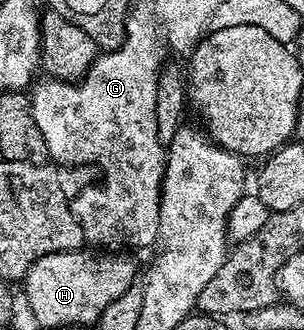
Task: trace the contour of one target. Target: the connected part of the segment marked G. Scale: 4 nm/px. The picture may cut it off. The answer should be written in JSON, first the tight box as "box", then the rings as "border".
{"box":[29,17,164,249],"border":[[[144,17],[127,20],[126,23],[126,40],[118,46],[117,49],[102,51],[95,56],[85,76],[77,83],[73,81],[45,79],[38,86],[33,86],[34,93],[29,94],[32,115],[36,119],[36,127],[44,135],[46,152],[55,162],[63,161],[66,165],[99,165],[102,168],[102,185],[86,185],[78,194],[73,194],[70,201],[70,210],[73,211],[74,217],[80,223],[82,236],[87,242],[95,241],[98,245],[131,245],[134,249],[142,249],[145,245],[155,244],[156,238],[160,233],[158,224],[158,202],[162,199],[162,175],[164,172],[164,145],[158,139],[157,119],[156,119],[156,91],[157,81],[160,70],[158,63],[158,49],[154,46],[154,27]]]}

